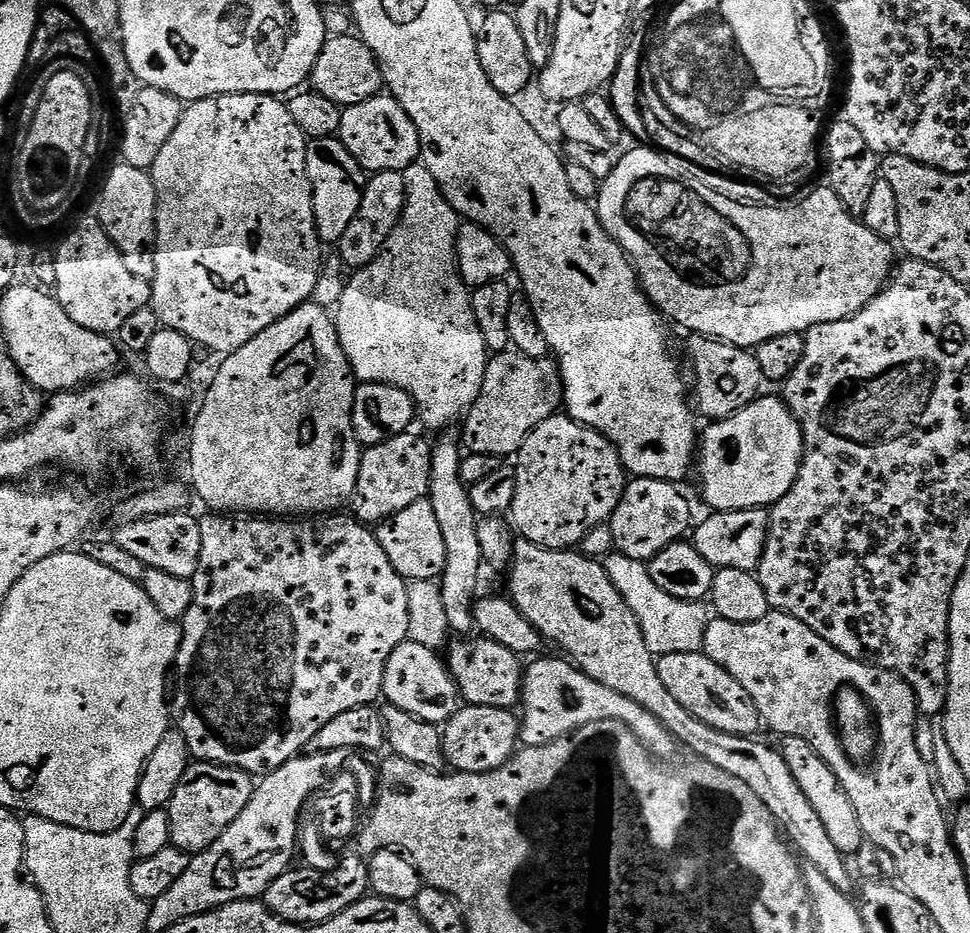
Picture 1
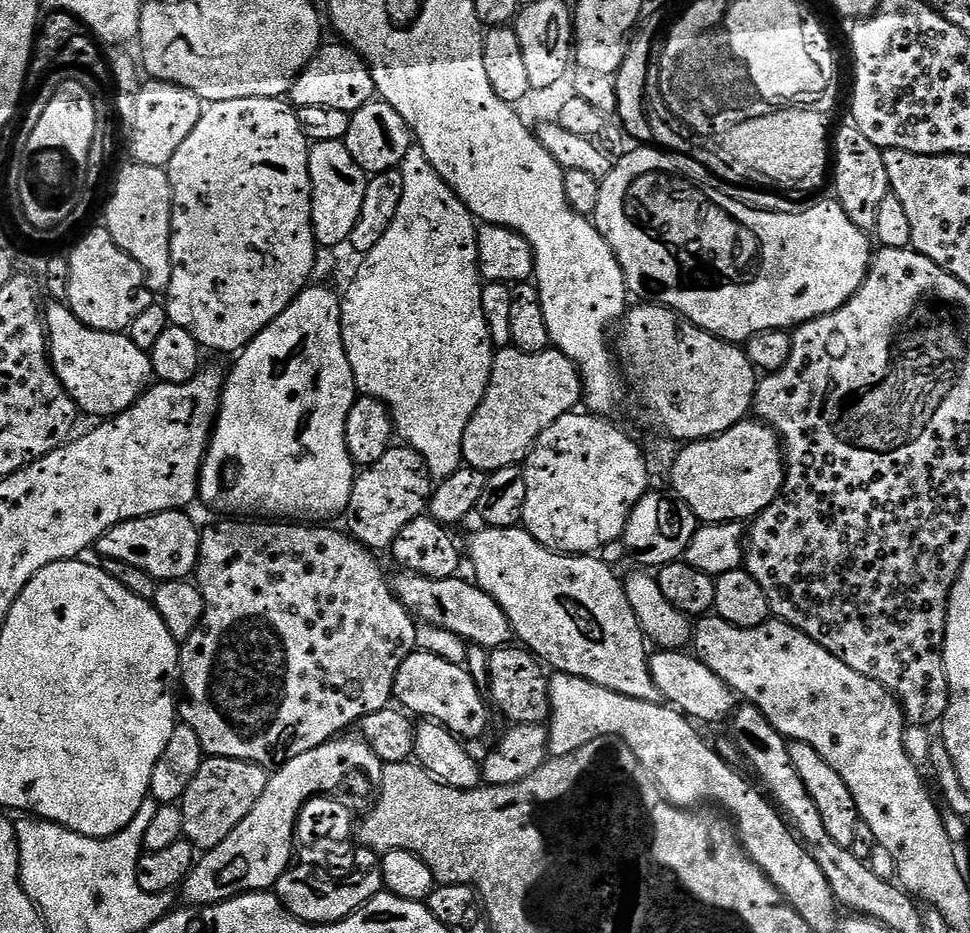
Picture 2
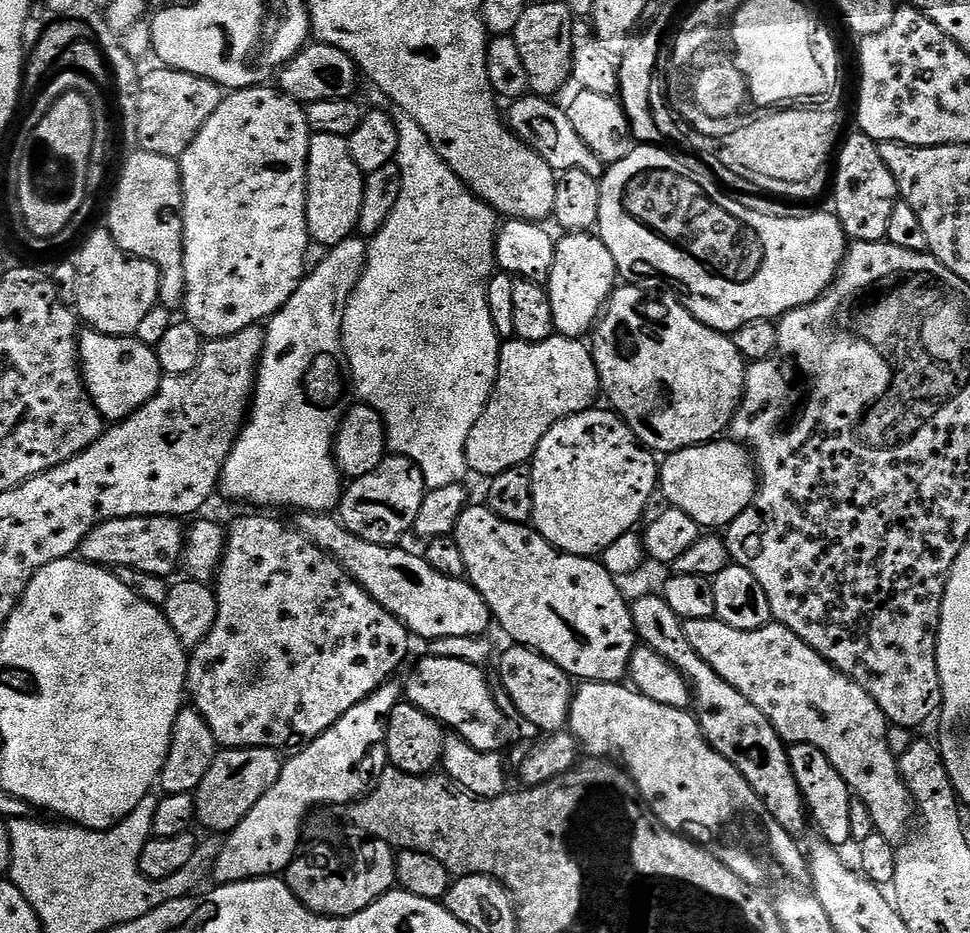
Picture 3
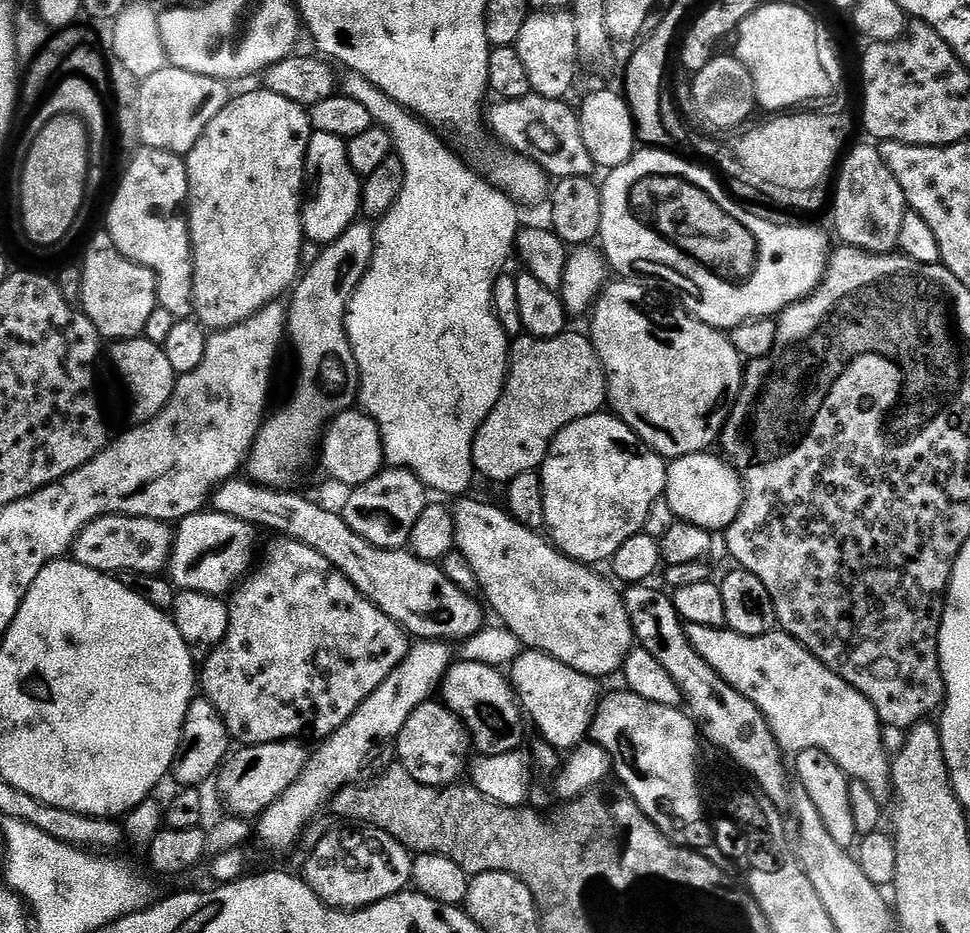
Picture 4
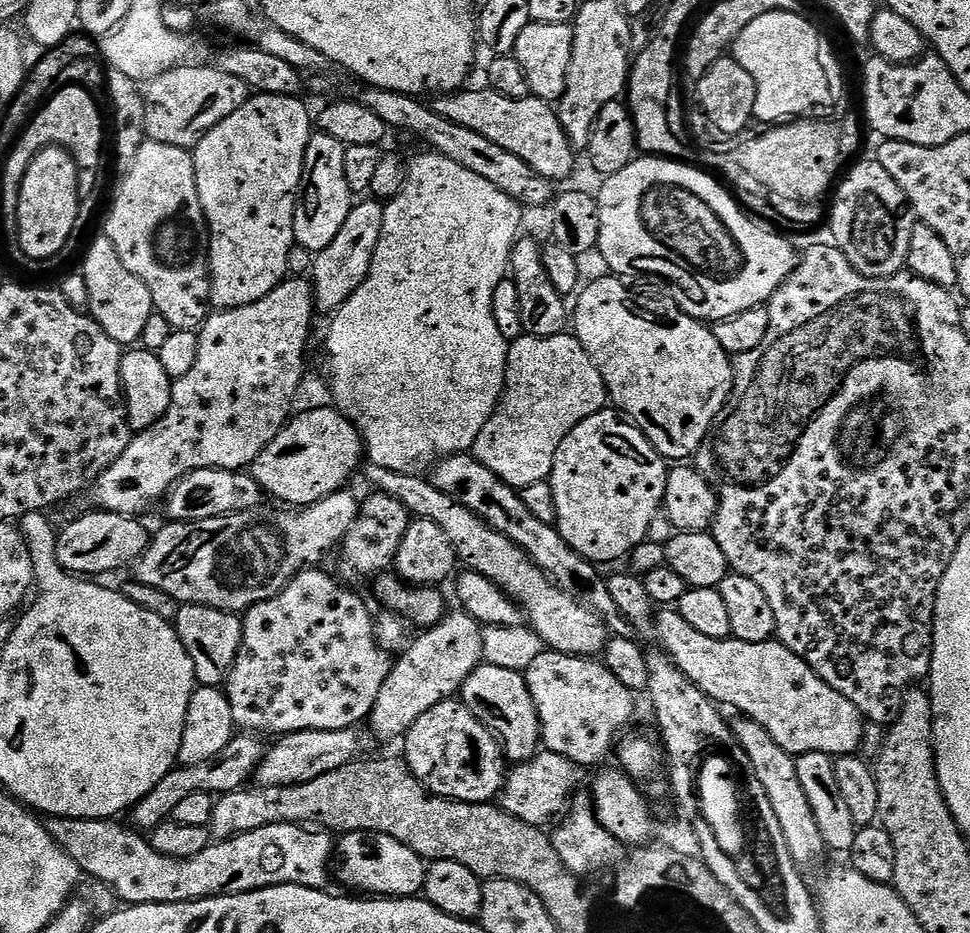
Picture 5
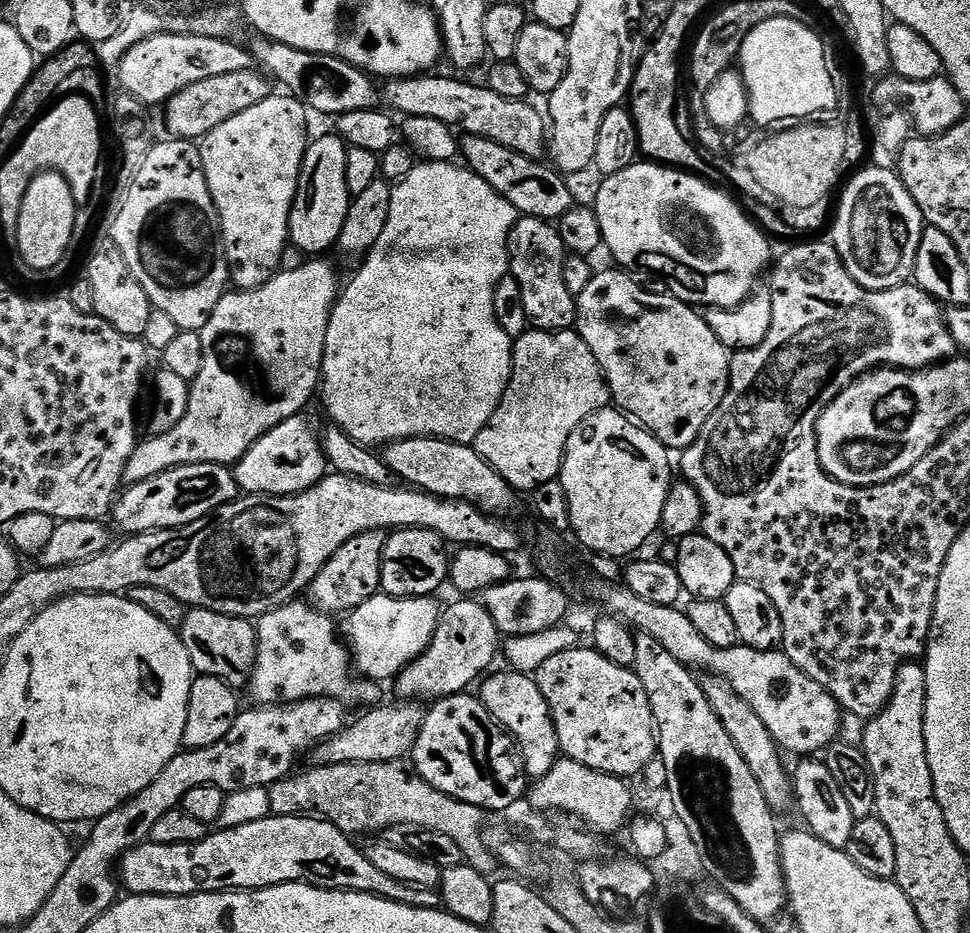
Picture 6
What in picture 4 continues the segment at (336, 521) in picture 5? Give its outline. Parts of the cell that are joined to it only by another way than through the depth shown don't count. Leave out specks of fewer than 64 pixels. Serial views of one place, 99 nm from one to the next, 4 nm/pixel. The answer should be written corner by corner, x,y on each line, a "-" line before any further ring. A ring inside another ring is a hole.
201,510
194,513
192,516
186,516
183,520
179,521
175,525
174,535
170,545
170,555
166,560
166,576
167,579
171,580
173,585
177,589
183,590
185,592
201,592
207,596
218,596
221,598
227,597
229,593
233,591
253,571
254,563
252,564
252,559
256,556
256,536
258,536
257,529
253,528
252,525
242,522
238,518
233,516
227,516
221,512
215,510

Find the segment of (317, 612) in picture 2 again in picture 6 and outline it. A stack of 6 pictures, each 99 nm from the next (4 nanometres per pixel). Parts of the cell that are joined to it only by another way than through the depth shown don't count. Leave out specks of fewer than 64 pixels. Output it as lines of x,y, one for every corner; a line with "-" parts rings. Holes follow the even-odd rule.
311,603
283,604
259,617
256,624
256,661
246,692
260,706
297,704
299,700
339,700
345,705
372,706
380,696
377,681
361,678
354,671
352,653
343,639
336,637
331,615
319,612

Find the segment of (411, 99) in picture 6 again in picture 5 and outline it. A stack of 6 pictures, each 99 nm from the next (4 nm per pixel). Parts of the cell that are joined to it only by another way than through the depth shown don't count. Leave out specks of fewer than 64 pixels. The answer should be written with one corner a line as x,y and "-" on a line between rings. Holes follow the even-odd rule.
457,90
451,94
437,95
430,106
442,118
458,122
458,126
466,126
482,134
482,138
490,138
494,146
502,146
502,150
510,150
510,154
518,154
518,158
534,166
542,178
559,182
571,174
577,153
566,138
566,130
562,130
562,122
556,117
556,108
549,101
535,98
515,100
491,90
468,91

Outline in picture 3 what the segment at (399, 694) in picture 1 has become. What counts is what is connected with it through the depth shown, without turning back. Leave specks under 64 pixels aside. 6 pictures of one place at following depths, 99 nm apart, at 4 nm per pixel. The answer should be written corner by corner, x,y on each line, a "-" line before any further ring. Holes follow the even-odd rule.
425,656
425,660
417,662
408,688
406,684
407,703
418,706
418,710
433,716
445,729
459,734
474,750
503,753
508,744
508,720
484,677
485,669
454,658

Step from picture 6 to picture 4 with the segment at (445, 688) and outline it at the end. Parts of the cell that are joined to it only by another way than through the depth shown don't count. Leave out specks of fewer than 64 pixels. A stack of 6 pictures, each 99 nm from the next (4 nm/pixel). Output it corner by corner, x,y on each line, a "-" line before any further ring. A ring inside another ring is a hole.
420,640
409,647
404,661
354,710
345,724
323,741
320,749
308,757
308,764
302,774
286,790
286,794
260,813
254,832
261,836
272,848
288,848
300,836
300,831
308,824
308,819
316,810
340,789
356,786
361,781
368,782
385,767
387,756
391,757
394,745
406,718
418,710
418,706
429,703
432,691
439,689
444,682
444,675
454,663
454,657
447,643
442,640

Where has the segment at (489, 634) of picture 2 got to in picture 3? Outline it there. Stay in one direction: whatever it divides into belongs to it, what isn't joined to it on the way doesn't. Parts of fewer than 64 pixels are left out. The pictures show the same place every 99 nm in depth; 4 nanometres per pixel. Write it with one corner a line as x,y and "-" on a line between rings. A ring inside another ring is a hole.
318,512
295,513
294,527
310,542
314,542
333,556
348,572
348,577
360,584
394,618
403,622
413,637
421,636
425,642
442,638
483,637
488,627
493,627
492,612
486,606
482,594
467,579
455,580
446,574
438,574
428,565
423,555
407,552
404,546
388,547
363,541
344,528
335,515

